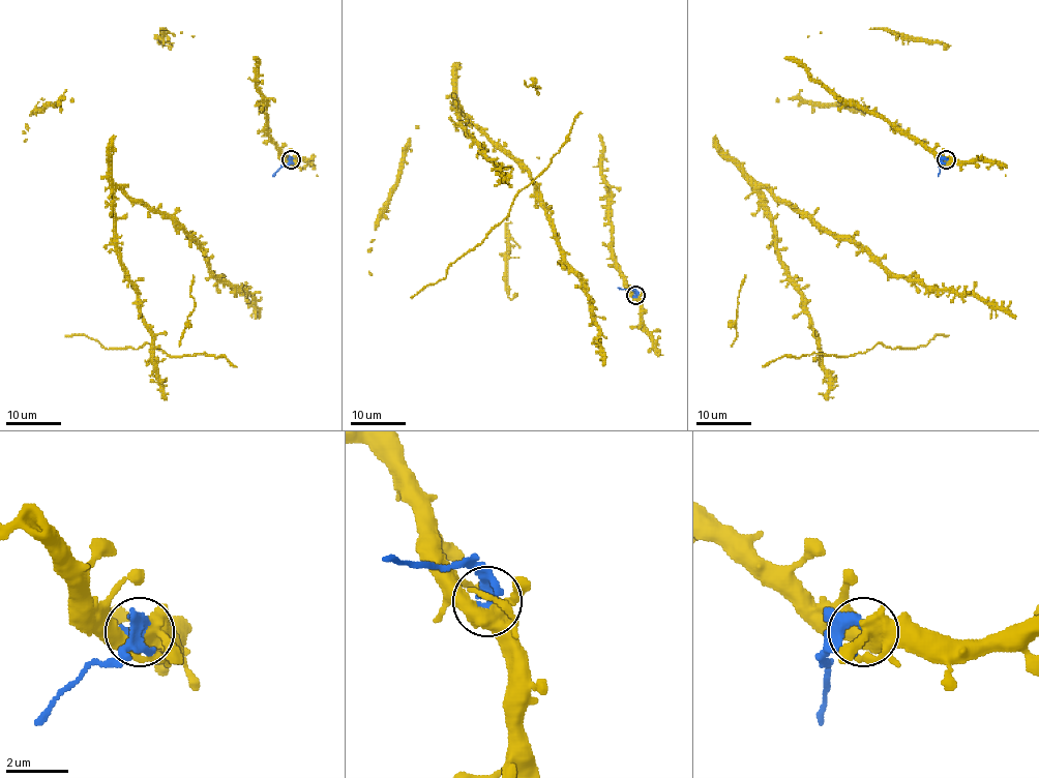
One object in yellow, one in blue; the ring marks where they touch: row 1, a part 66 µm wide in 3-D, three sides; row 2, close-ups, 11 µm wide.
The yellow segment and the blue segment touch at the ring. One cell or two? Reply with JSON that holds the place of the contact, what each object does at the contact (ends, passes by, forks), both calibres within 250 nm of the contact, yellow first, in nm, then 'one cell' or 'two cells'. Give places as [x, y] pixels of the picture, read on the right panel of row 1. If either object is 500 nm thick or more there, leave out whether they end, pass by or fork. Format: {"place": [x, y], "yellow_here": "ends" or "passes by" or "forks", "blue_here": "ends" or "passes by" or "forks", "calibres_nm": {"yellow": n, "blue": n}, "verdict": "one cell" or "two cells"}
{"place": [946, 159], "calibres_nm": {"yellow": 500, "blue": 400}, "verdict": "two cells"}

